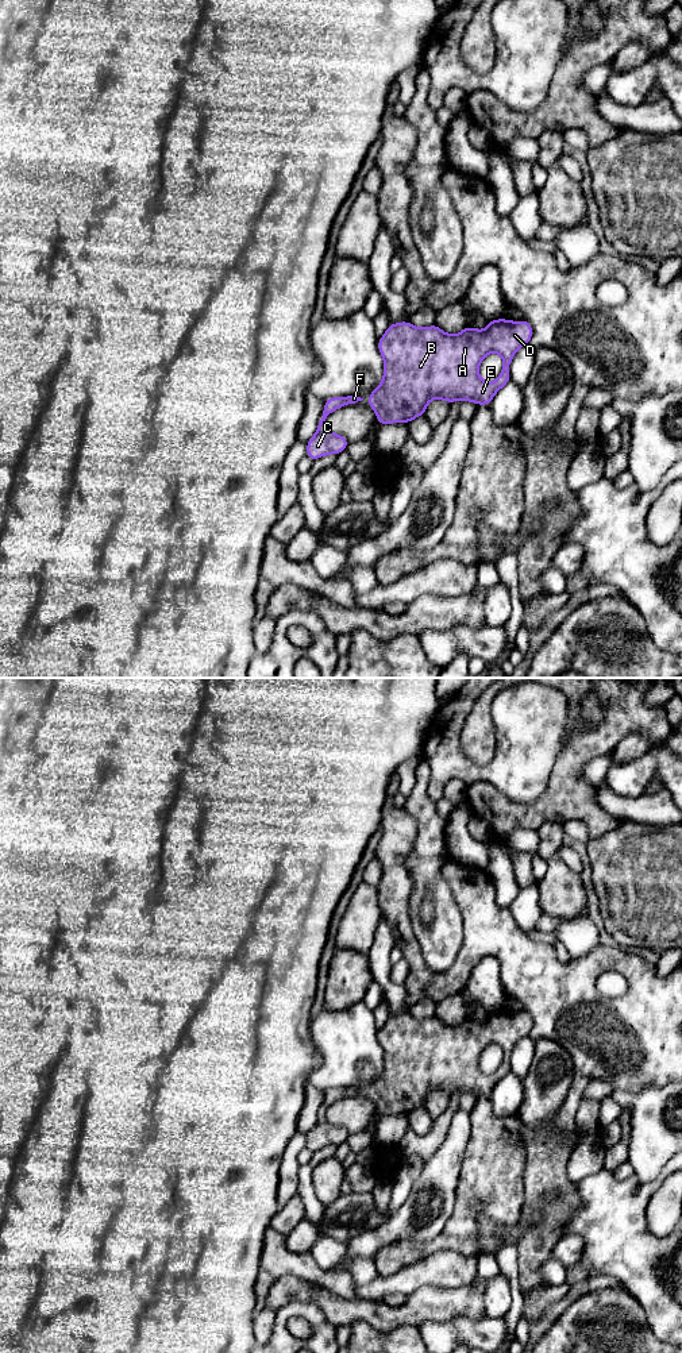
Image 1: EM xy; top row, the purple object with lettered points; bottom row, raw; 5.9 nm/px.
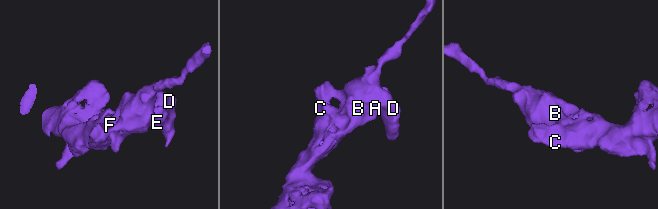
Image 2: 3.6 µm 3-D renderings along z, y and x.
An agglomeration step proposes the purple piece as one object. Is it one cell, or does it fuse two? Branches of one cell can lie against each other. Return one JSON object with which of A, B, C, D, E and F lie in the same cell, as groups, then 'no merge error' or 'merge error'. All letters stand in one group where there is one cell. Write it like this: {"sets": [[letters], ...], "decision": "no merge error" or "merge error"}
{"sets": [["A", "B", "C", "D", "E", "F"]], "decision": "no merge error"}

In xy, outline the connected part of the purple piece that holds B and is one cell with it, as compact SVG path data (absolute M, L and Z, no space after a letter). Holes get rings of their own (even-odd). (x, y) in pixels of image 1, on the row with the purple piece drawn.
M504 317L489 320L483 331L466 325L456 335L446 334L436 324L416 328L409 320L392 323L378 339L378 351L384 358L384 379L366 400L381 425L408 424L424 416L432 398L440 398L448 404L467 400L477 405L490 405L494 394L510 381L509 367L513 355L520 347L531 343L532 334L528 320L509 321ZM490 352L498 352L504 365L497 379L486 383L479 377L478 367Z

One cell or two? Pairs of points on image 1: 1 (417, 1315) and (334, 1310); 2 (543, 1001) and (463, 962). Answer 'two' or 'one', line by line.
1: one
2: one

